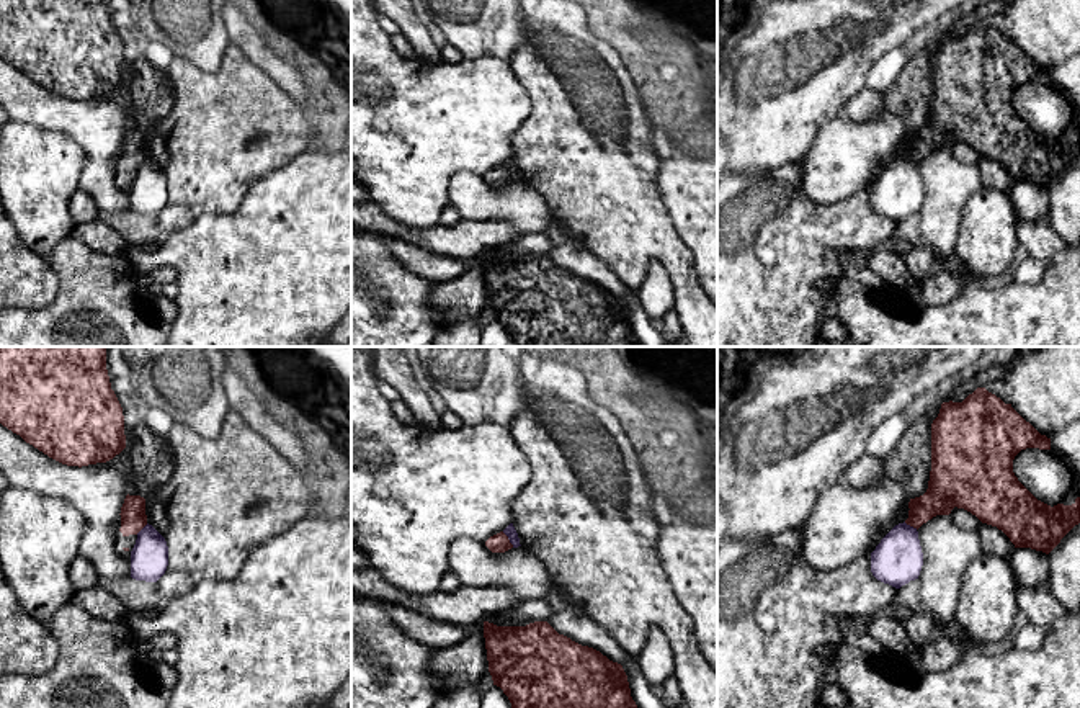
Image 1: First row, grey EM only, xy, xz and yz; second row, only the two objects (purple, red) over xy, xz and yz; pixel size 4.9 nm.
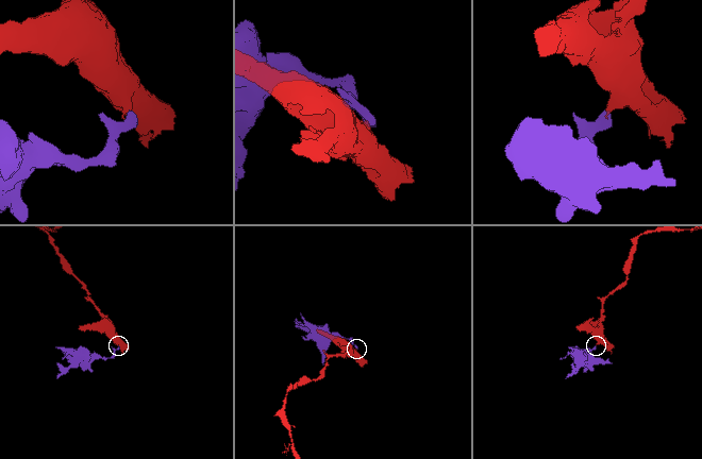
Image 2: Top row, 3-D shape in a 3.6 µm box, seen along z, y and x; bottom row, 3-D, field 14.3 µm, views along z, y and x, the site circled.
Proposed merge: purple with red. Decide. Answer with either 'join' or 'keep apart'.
keep apart

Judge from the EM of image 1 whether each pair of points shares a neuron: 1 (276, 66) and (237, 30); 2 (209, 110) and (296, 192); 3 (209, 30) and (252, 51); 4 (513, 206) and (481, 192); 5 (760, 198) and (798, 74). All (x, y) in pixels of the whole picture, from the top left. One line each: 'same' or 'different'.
1: same
2: different
3: different
4: same
5: different

